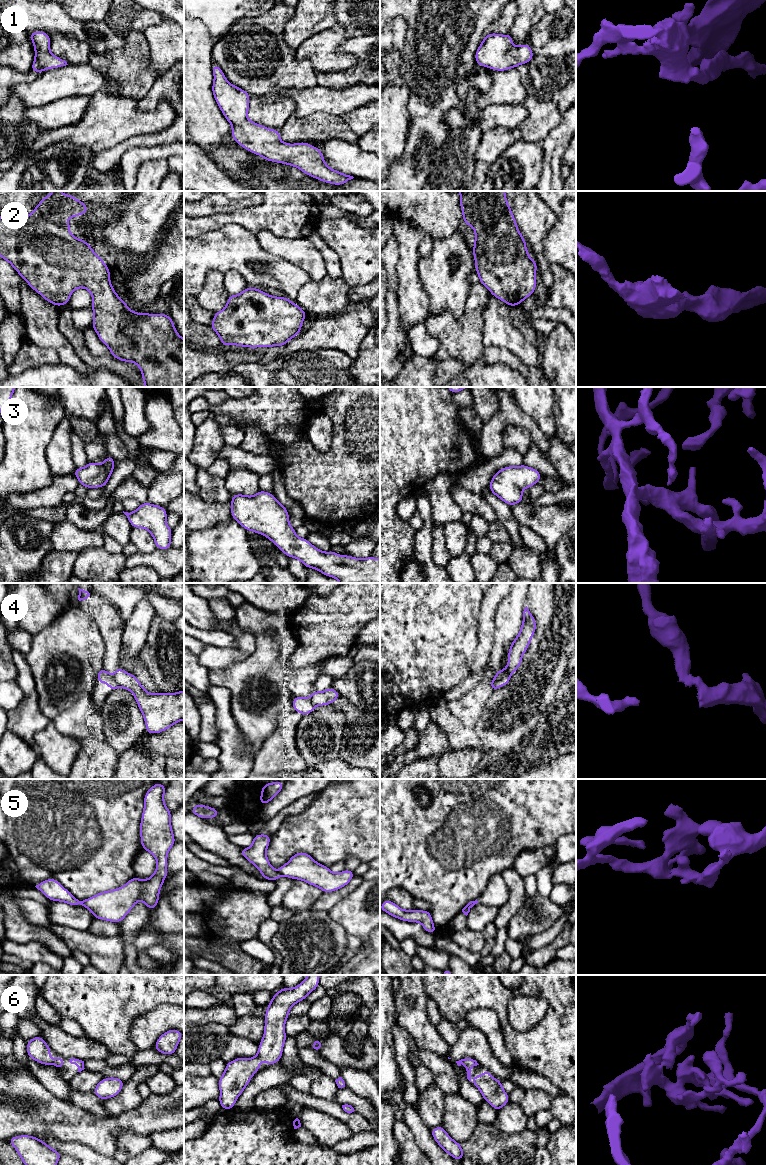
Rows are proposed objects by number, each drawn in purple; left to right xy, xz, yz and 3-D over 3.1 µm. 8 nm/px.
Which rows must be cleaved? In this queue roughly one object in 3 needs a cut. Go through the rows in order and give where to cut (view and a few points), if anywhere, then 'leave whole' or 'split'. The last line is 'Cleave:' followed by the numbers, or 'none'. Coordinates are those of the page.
1: cut none; leave whole
2: cut none; leave whole
3: cut none; leave whole
4: cut yz (502, 670), (499, 678), (493, 684), (494, 688); split
5: cut xz (276, 871), (280, 875); split
6: cut none; leave whole
Cleave: 4, 5

